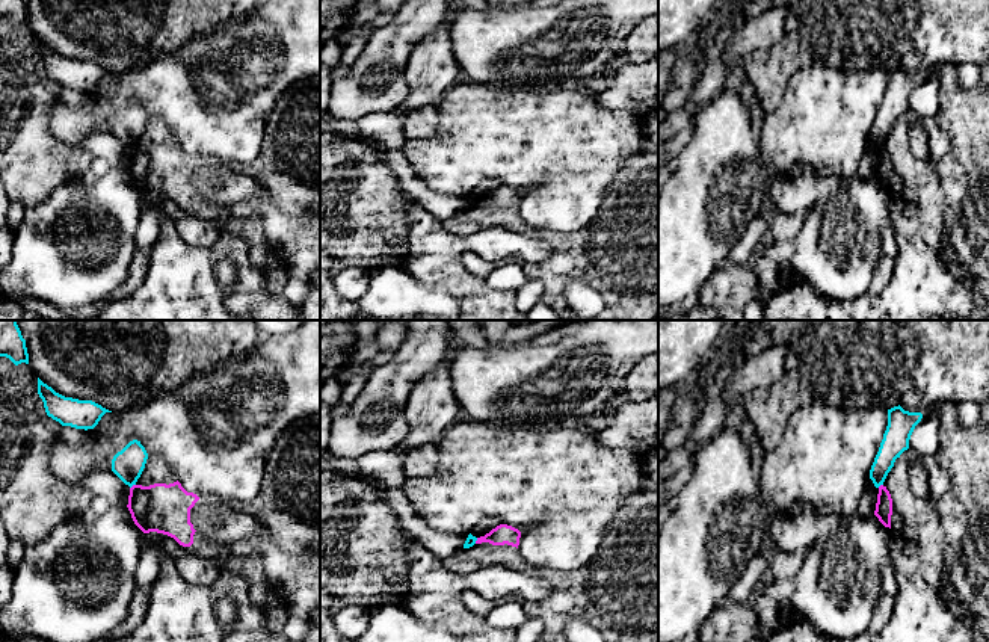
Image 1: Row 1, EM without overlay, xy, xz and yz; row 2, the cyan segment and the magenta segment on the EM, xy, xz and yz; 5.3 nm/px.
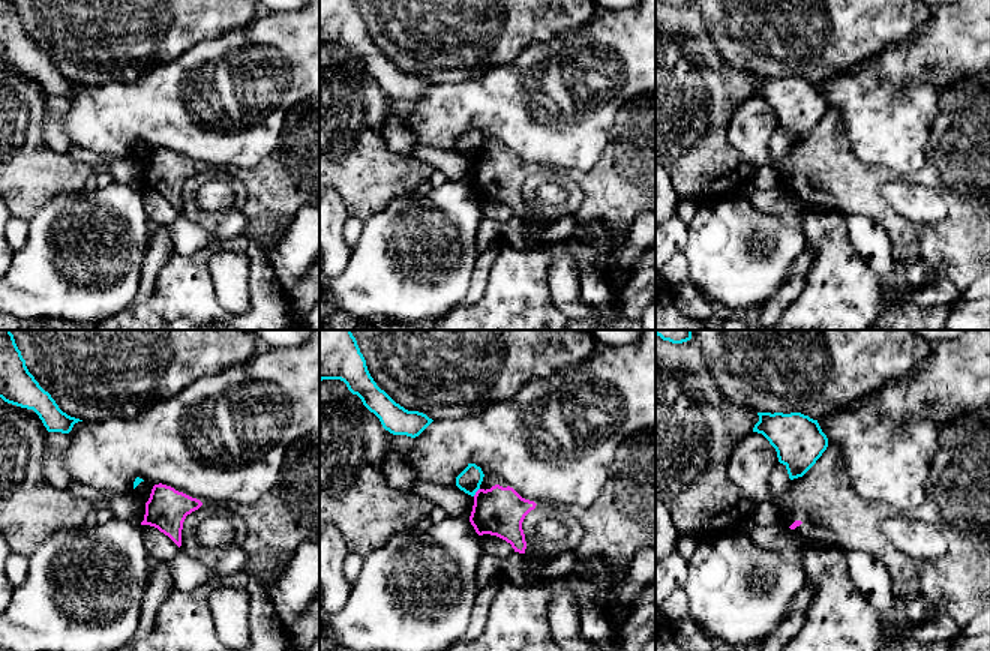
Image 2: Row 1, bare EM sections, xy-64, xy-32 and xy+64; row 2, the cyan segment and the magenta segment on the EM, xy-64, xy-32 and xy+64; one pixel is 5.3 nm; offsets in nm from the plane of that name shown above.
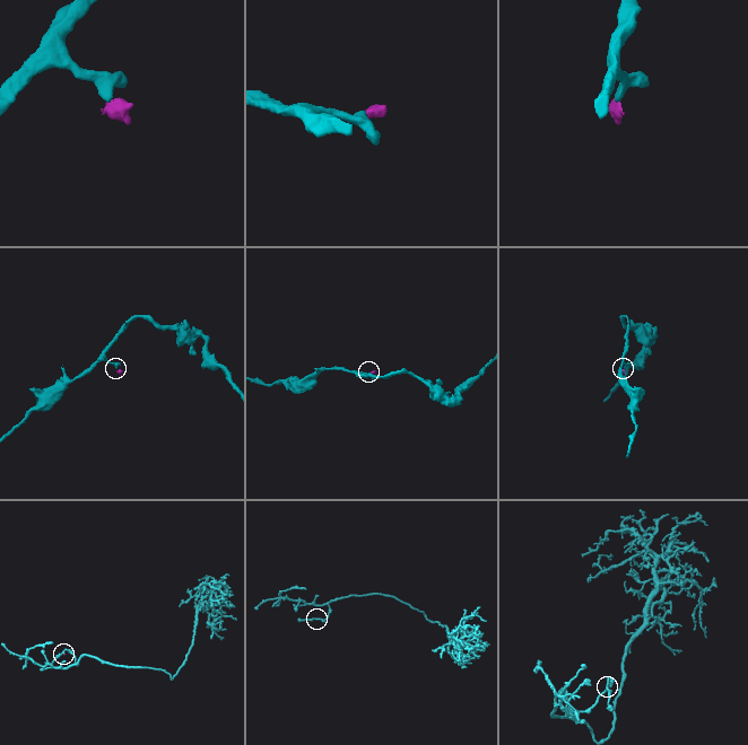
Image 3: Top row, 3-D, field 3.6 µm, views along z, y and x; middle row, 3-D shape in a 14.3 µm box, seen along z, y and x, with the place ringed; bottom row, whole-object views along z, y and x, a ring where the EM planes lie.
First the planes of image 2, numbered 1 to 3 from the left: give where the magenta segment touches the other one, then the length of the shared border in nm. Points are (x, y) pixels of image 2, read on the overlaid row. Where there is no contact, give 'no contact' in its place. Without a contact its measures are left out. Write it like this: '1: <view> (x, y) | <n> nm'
1: no contact
2: xy-32 (476, 491) | 60 nm
3: no contact

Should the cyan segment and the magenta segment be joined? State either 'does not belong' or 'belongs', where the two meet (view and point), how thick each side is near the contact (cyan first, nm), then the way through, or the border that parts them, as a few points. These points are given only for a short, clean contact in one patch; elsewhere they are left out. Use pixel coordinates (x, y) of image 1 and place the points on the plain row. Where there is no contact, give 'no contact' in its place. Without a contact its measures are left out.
does not belong; meets cyan in xy at (132, 147); 160 nm thick on the cyan side, 260 nm on the other; border along xy (135, 145), (130, 150)

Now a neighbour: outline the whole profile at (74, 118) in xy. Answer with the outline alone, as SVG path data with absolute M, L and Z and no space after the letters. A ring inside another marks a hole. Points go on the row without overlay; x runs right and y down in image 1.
M62 88L50 119L53 136L71 148L82 147L98 124L92 100L86 92Z

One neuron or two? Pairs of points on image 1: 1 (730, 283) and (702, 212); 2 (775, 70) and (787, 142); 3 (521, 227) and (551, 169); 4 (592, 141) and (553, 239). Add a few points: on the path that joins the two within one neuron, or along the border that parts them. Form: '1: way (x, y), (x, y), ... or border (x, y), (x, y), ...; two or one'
1: border (727, 260), (699, 290); two
2: border (799, 70), (788, 80), (781, 103), (766, 114); two
3: border (511, 188), (529, 225), (557, 233); two
4: border (589, 221), (583, 227), (566, 233), (536, 231); two

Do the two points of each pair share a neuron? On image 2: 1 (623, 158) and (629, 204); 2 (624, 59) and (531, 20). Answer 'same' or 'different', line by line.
1: same
2: different

